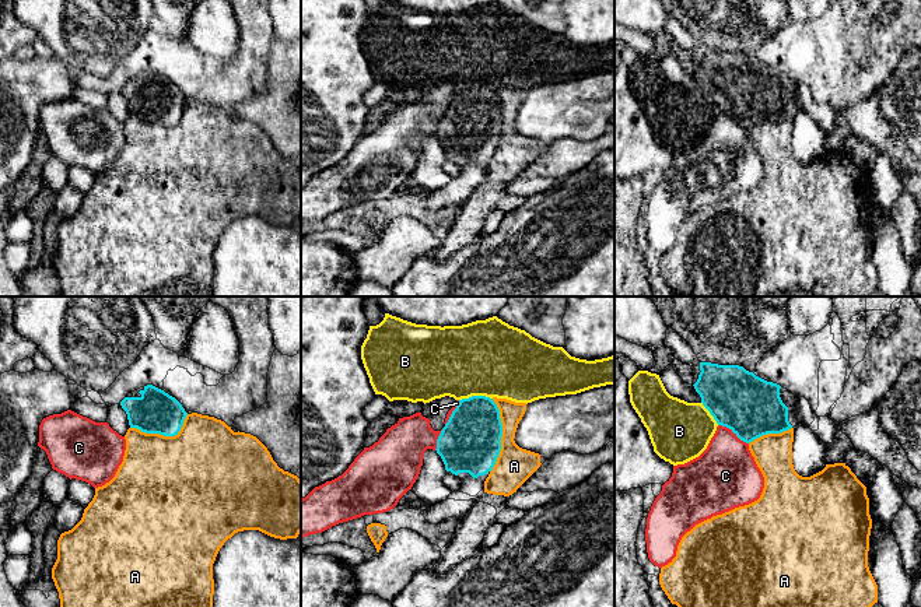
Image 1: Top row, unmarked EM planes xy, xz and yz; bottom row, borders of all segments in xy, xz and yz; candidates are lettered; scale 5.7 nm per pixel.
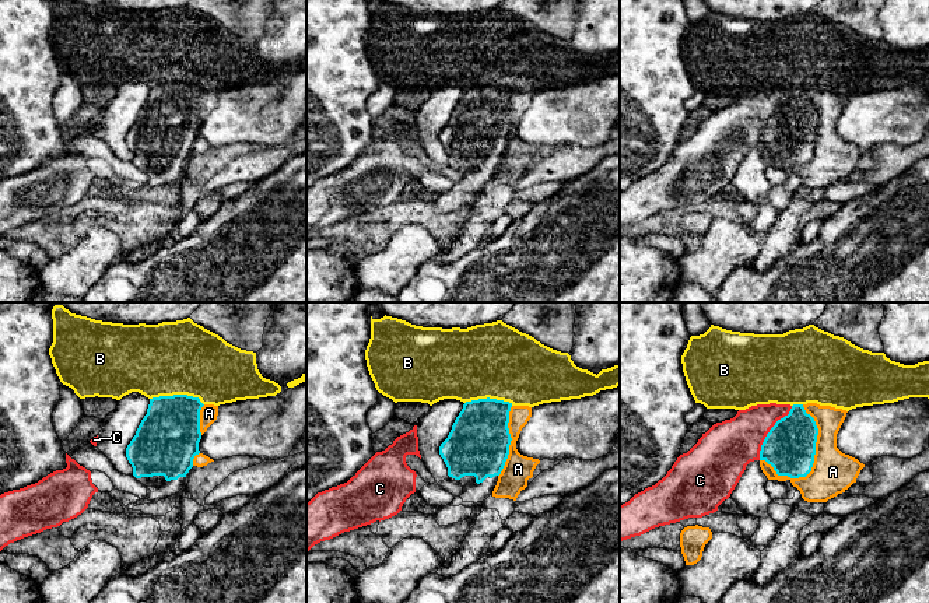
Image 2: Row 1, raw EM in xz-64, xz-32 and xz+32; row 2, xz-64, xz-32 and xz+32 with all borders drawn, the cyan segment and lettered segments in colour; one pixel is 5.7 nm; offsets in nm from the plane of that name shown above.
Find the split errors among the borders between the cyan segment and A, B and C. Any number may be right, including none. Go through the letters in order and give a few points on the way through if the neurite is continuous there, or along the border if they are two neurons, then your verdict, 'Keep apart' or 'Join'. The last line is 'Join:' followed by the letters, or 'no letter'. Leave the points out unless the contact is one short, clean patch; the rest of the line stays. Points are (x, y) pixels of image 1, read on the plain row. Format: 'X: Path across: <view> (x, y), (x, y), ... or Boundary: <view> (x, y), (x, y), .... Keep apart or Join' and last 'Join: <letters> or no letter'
A: Keep apart
B: Boundary: xz (491, 84), (469, 83), (459, 87). Keep apart
C: Keep apart
Join: no letter

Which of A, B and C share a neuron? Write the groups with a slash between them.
A / B / C

